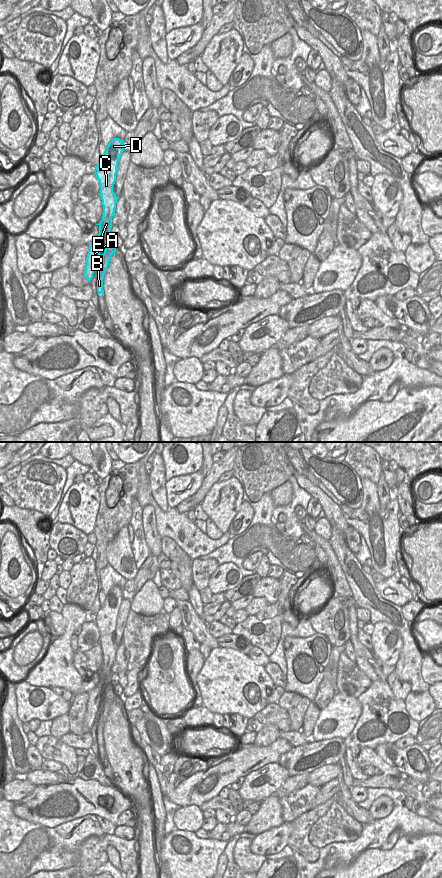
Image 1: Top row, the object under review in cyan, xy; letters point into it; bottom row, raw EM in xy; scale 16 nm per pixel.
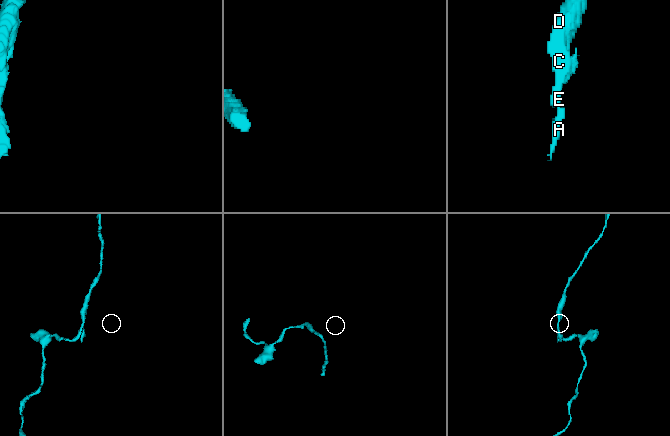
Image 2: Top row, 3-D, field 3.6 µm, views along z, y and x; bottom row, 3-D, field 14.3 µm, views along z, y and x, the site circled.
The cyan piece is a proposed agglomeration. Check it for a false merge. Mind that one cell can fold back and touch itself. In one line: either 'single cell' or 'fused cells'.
single cell

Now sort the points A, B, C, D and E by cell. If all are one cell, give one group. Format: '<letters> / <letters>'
A B C D E

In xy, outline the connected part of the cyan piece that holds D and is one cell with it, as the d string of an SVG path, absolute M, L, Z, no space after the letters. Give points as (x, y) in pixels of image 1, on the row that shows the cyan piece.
M113 138L108 146L104 156L94 169L94 173L100 185L100 197L103 205L103 216L99 224L99 234L95 240L89 244L89 251L86 257L83 277L91 281L98 263L99 257L102 257L98 277L97 292L103 294L103 279L108 268L111 256L116 252L114 238L110 234L112 227L112 218L115 213L116 203L119 197L113 192L113 185L116 181L118 162L122 152L126 148L123 140Z

